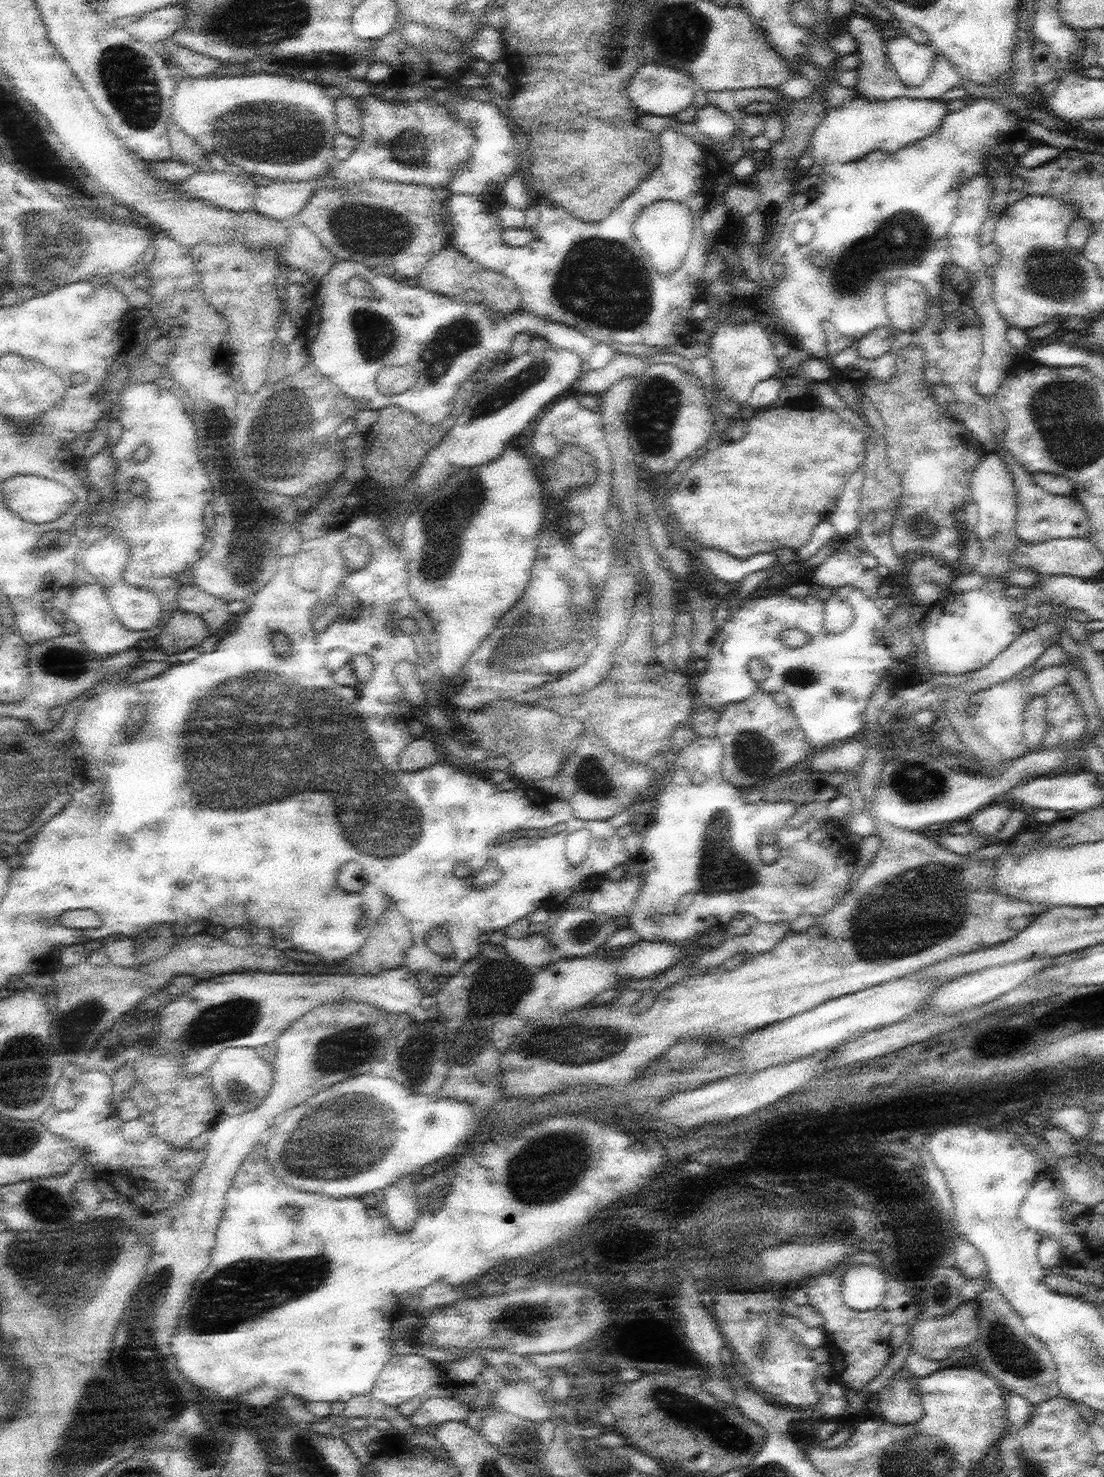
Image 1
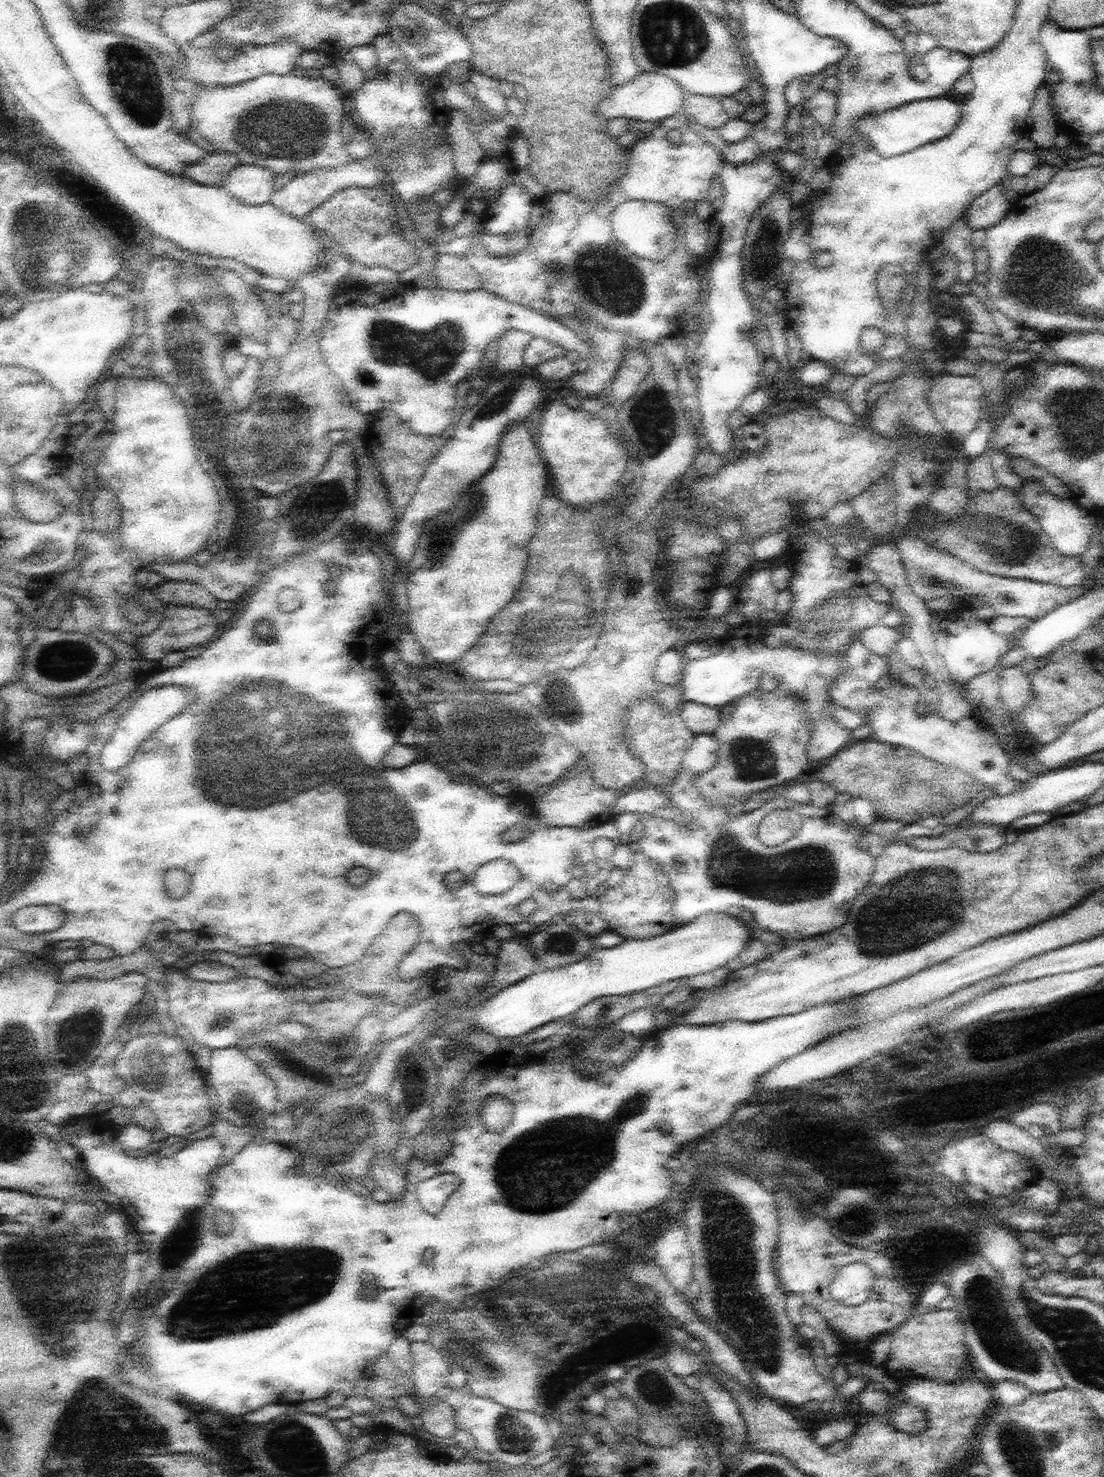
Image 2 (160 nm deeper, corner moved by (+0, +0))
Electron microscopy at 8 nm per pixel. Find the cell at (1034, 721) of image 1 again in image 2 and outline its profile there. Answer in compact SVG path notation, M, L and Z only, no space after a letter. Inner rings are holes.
M1020 665L1006 666L1000 672L1000 679L1000 700L1010 711L1020 714L1033 697L1030 676L1022 672Z

